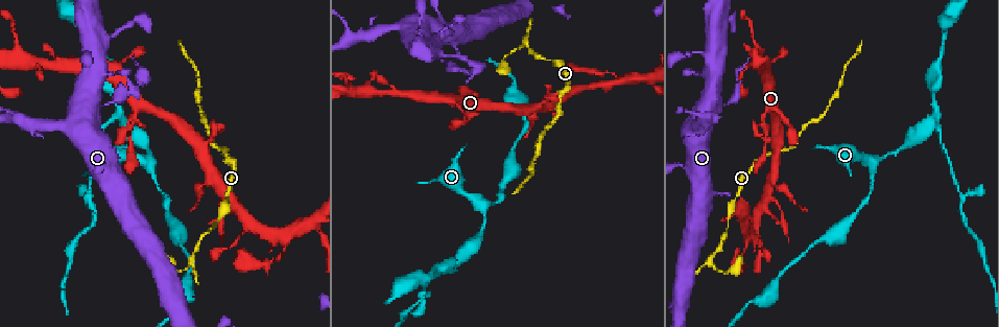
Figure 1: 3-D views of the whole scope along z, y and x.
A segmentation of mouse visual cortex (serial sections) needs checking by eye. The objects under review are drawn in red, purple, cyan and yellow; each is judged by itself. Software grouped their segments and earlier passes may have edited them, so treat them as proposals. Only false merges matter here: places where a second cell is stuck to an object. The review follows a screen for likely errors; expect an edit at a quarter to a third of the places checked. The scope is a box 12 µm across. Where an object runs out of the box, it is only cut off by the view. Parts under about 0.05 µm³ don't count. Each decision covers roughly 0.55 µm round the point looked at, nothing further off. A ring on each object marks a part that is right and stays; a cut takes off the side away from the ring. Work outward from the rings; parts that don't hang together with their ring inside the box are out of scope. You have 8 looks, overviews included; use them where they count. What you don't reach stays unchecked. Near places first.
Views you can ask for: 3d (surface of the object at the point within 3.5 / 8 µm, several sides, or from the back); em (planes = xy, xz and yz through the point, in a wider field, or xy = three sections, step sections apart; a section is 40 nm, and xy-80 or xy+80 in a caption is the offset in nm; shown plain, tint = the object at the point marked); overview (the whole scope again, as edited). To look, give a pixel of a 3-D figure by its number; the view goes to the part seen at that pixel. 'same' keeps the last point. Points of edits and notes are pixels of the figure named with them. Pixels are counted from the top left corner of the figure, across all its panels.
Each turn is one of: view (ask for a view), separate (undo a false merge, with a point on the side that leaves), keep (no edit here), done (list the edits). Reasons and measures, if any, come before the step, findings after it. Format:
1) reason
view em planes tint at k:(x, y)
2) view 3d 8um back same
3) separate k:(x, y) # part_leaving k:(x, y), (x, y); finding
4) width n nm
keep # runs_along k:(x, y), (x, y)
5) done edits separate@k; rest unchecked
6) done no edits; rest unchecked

thin neck
view 3d 8um at 1:(128, 131)

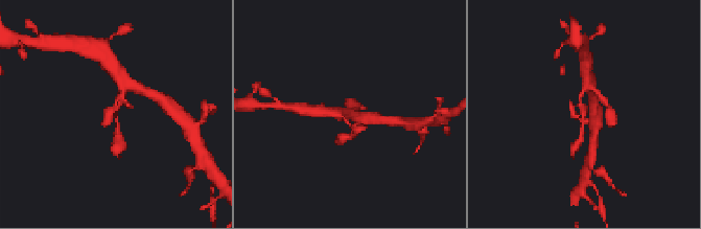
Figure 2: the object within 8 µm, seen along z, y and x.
view 3d 3.5um back at 2:(113, 114)

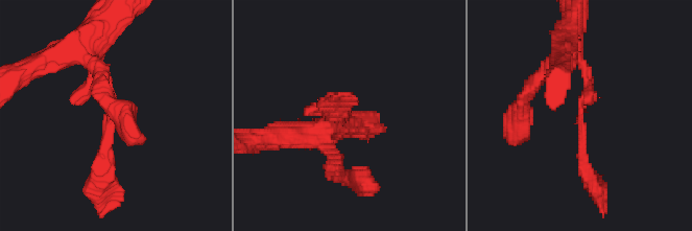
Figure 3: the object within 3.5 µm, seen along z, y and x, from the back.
arm_widths 150, 200 nm
keep # runs_along 3:(573, 52), (587, 74), (578, 122), (590, 178); one cell here

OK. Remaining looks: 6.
sharp bend
view 3d 3.5um at 1:(704, 115)

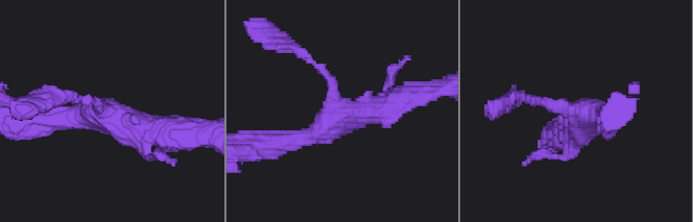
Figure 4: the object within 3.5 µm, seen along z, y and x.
arms 3; arm_widths 150, 300, 400 nm
view em xy step 5 tint at 4:(105, 113)

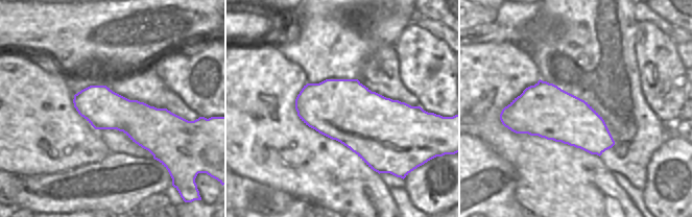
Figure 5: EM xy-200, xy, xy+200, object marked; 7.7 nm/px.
keep # runs_along 4:(401, 99), (340, 113), (295, 150); all the same cell

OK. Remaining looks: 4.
sharp bend
view em planes tint at 1:(713, 264)

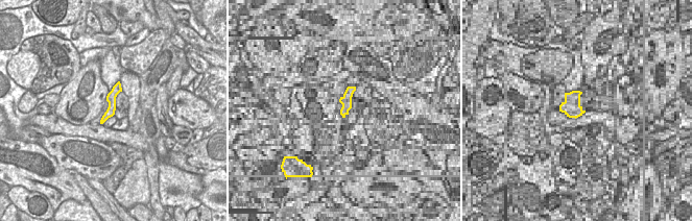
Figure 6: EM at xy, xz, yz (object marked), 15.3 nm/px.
view 3d 3.5um same

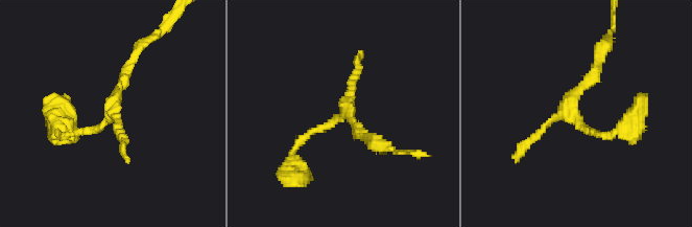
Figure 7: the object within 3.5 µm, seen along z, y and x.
keep # continuous, no second cell

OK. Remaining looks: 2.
thin neck
view 3d 3.5um at 1:(140, 84)

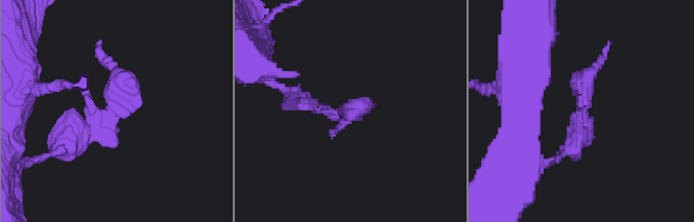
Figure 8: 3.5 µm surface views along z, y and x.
view em xy step 5 tint at 8:(113, 110)

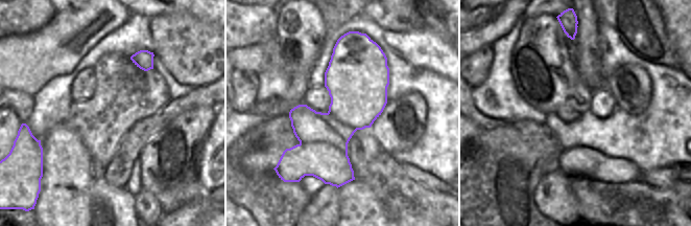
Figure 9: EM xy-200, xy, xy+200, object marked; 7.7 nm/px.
separate 8:(115, 99) # a second cell is stuck on

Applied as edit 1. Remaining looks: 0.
done edits separate@8; rest unchecked

